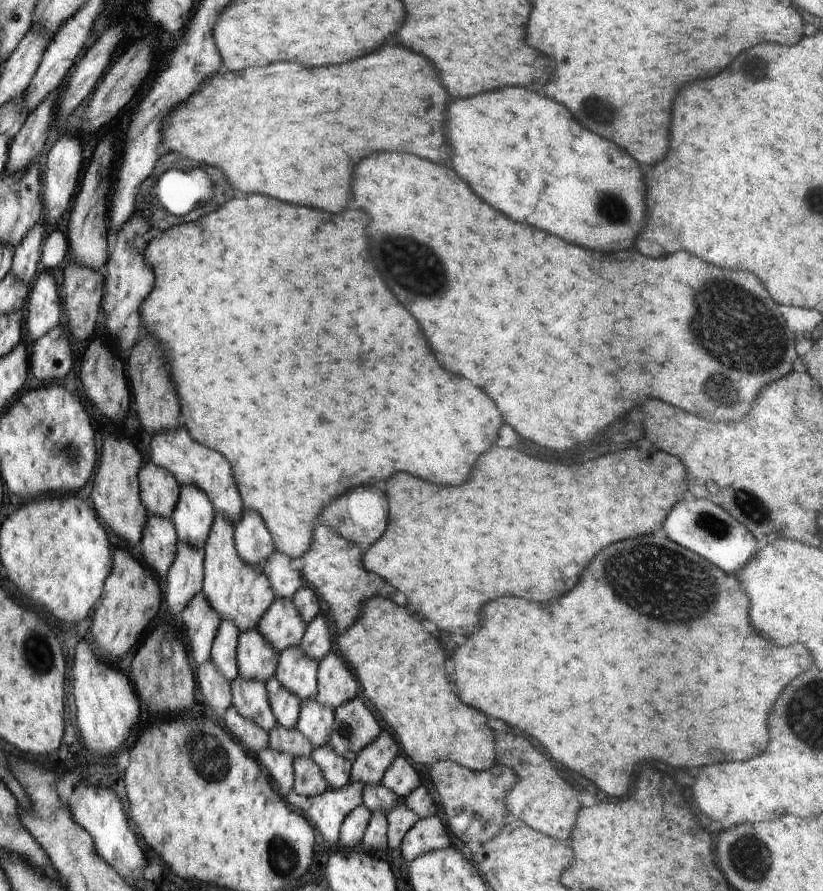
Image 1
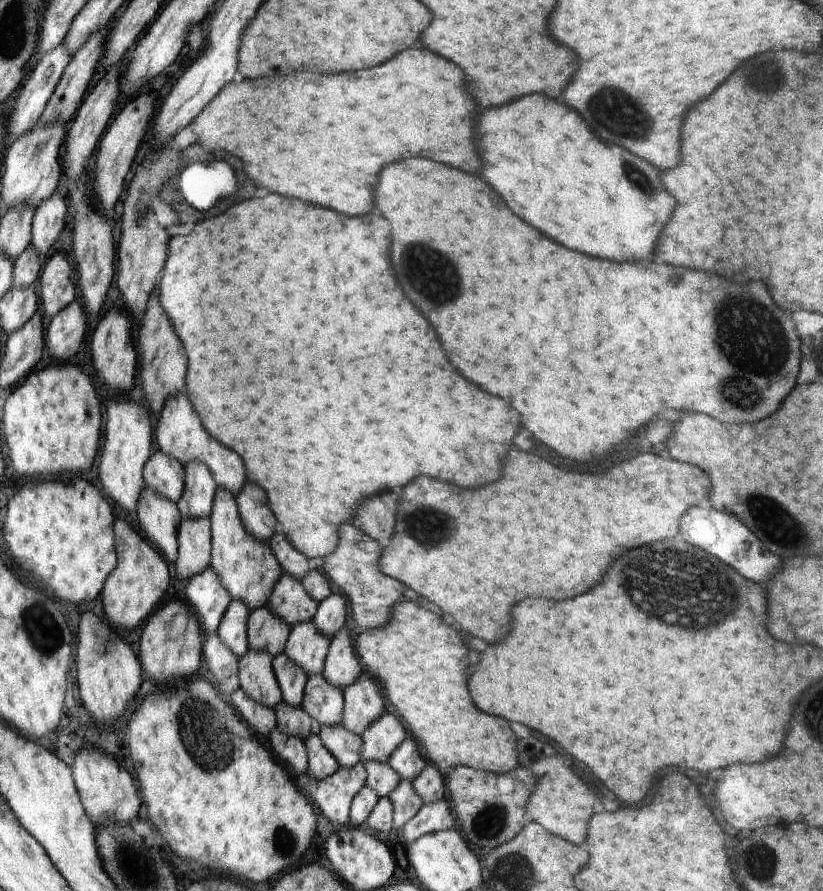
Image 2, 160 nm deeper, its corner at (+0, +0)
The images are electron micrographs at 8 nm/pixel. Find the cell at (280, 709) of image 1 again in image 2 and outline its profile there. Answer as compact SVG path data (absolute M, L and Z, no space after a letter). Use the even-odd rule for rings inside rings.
M284 652L273 658L273 669L284 702L290 706L300 707L303 701L307 674L294 664Z

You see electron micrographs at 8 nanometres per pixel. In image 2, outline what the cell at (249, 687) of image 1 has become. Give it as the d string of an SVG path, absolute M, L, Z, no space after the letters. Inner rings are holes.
M248 649L239 658L239 683L255 701L274 708L283 700L268 651Z

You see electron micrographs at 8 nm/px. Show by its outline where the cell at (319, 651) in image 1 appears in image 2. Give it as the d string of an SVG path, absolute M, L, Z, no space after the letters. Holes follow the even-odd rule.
M334 591L317 606L312 622L319 631L332 638L345 626L346 616L348 616L347 598L339 591Z

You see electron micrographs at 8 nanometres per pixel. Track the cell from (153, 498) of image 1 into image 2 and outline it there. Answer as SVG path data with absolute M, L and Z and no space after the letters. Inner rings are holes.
M157 449L144 469L146 486L177 503L185 489L185 467L180 461Z

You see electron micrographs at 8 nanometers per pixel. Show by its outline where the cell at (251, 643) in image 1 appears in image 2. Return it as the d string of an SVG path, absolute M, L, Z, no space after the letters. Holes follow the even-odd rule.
M268 606L255 608L249 614L247 633L249 649L268 651L273 658L286 648L291 626Z

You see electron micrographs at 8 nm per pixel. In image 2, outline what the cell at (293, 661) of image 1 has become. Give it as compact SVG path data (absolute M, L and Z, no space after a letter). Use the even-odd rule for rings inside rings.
M312 622L295 624L291 629L284 654L307 676L323 672L325 658L332 638Z

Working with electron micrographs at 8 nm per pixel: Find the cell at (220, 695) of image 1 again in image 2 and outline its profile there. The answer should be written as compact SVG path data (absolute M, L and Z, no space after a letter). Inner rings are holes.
M214 633L208 637L204 658L209 666L209 672L216 679L214 686L224 693L225 697L230 698L231 694L241 686L239 683L240 657Z

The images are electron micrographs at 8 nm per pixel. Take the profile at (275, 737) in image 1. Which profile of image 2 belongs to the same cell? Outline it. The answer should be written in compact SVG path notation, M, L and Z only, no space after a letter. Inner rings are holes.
M280 701L274 708L277 726L284 734L299 736L302 740L311 734L319 734L321 724L303 708Z

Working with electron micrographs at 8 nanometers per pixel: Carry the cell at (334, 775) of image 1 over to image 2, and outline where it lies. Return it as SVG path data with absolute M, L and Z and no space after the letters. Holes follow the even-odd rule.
M341 722L322 725L319 735L327 751L332 753L341 767L350 768L359 762L363 738L350 732Z

